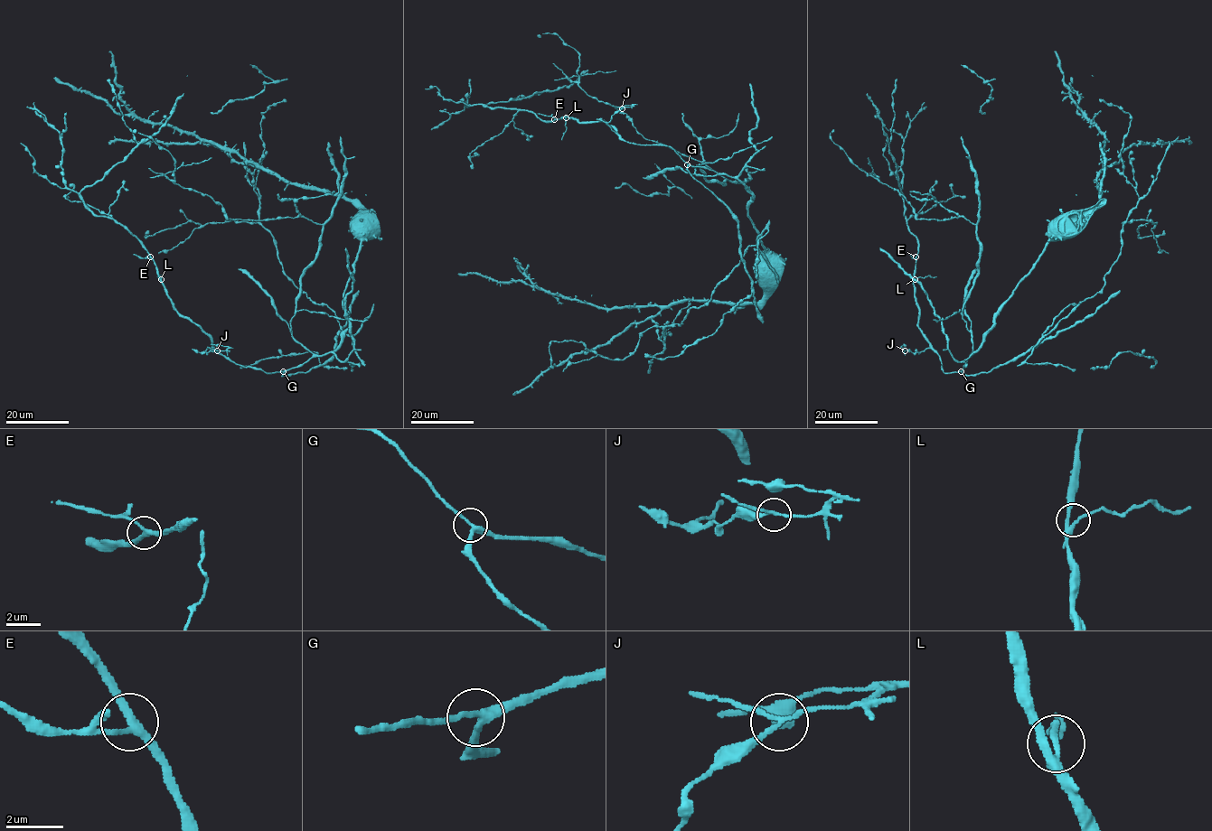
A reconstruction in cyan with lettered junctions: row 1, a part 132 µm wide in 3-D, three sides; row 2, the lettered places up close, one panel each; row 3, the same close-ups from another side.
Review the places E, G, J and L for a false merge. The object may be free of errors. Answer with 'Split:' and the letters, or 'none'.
Split: J

